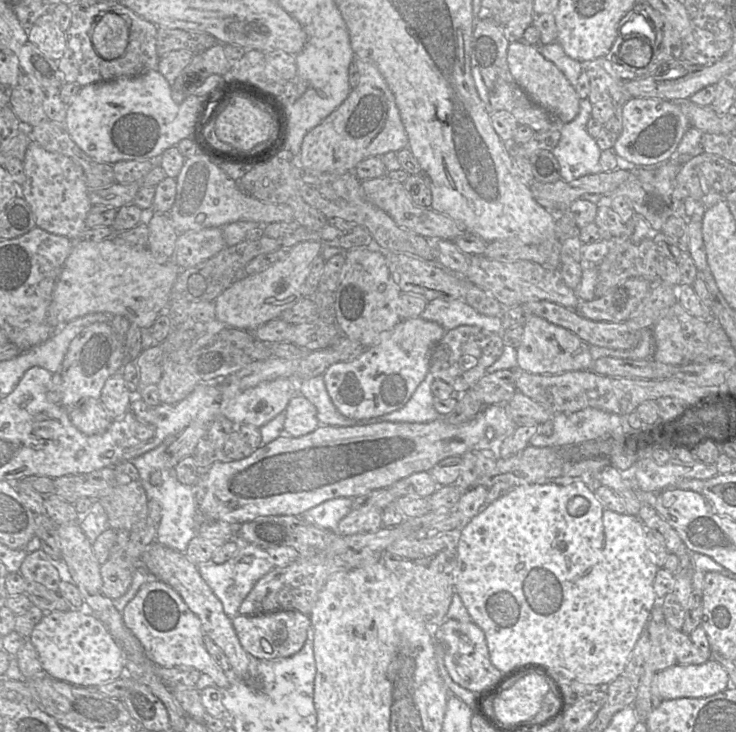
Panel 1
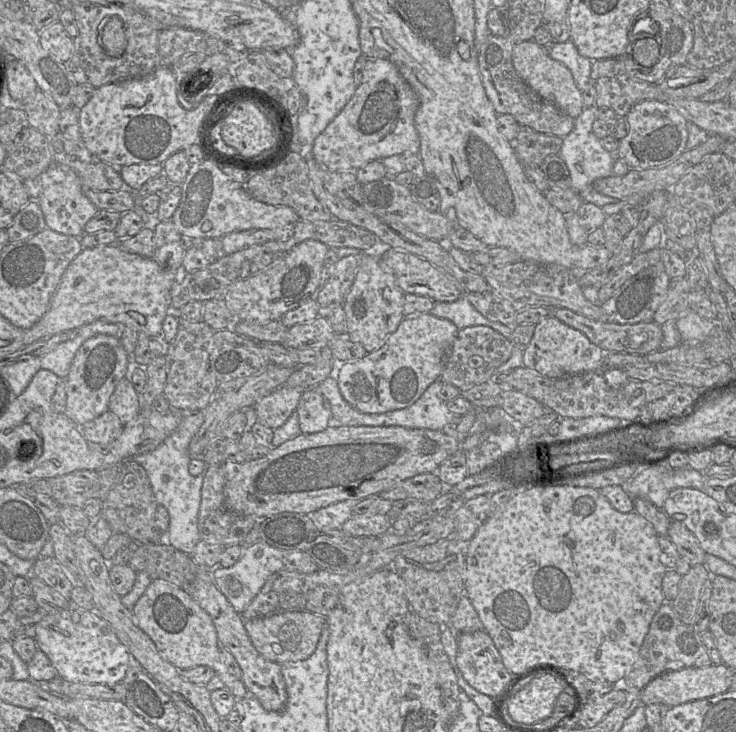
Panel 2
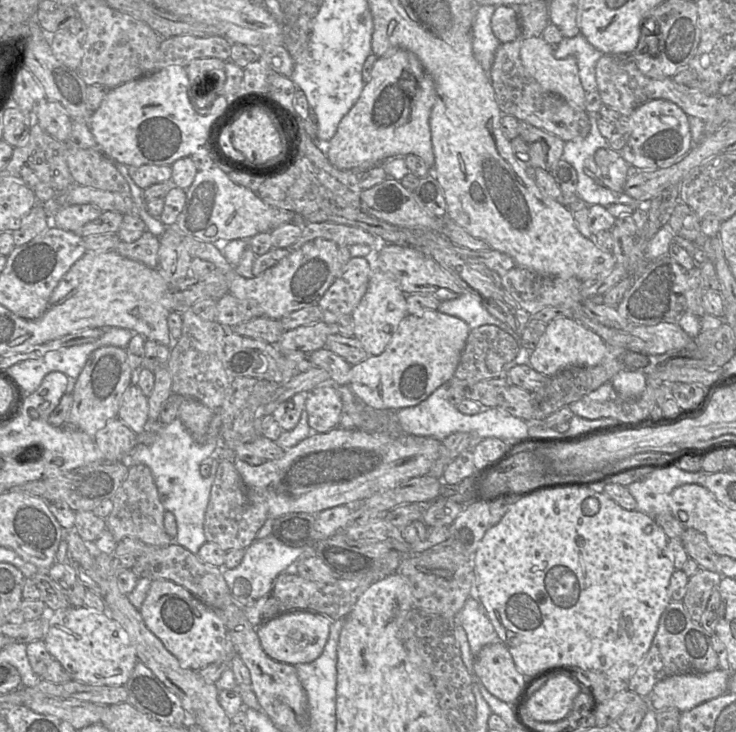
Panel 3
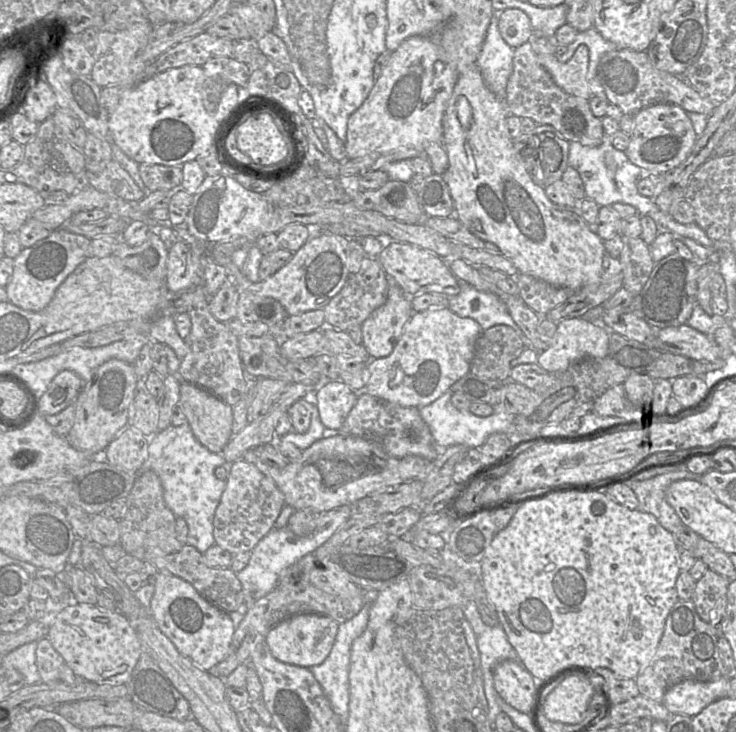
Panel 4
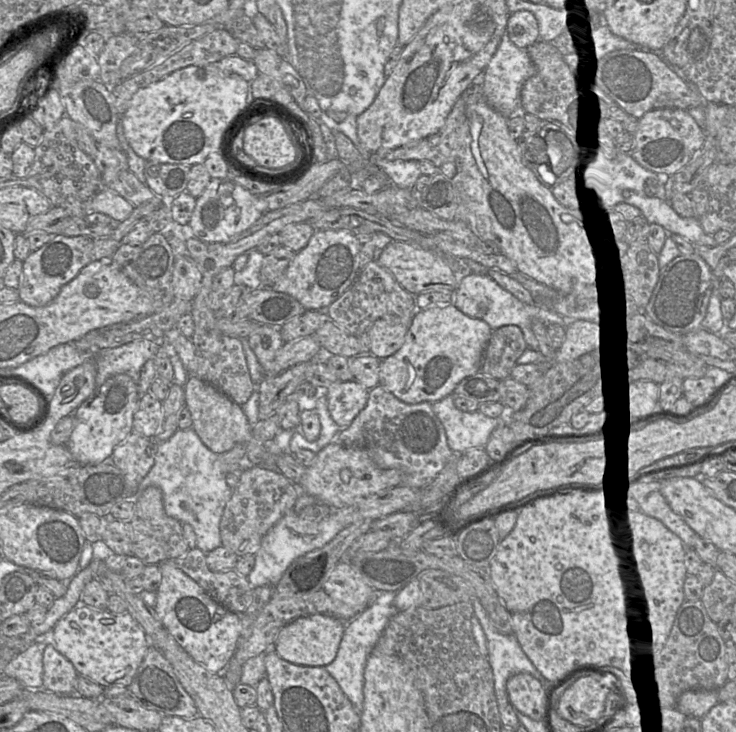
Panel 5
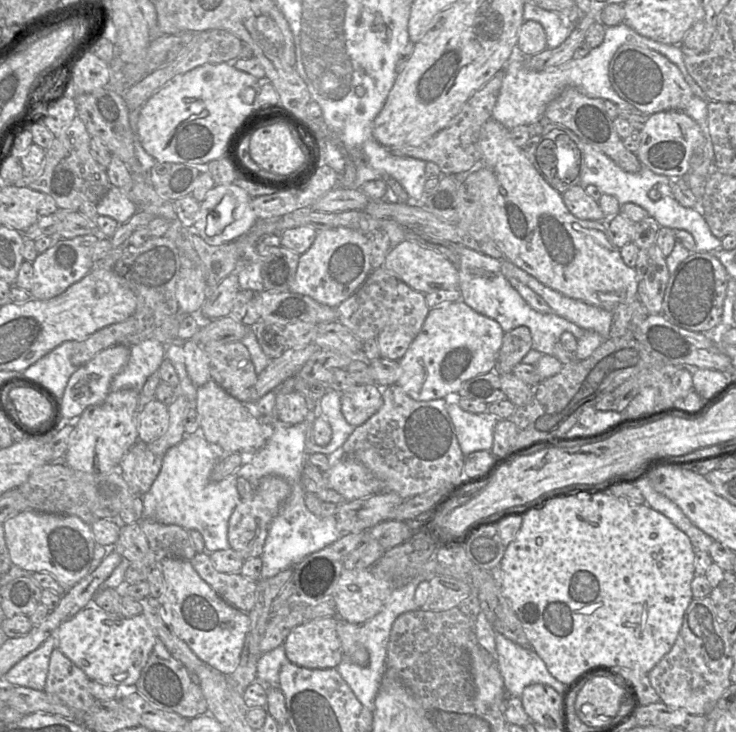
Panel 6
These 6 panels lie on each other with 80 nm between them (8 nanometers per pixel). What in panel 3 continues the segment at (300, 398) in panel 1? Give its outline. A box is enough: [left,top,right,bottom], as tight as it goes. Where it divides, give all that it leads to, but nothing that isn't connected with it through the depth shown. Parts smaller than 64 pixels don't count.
[307,386,343,433]

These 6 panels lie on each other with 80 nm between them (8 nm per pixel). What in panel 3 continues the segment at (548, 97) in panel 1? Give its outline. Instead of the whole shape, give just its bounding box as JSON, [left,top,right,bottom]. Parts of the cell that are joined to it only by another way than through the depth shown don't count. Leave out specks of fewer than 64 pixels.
[520,36,586,110]

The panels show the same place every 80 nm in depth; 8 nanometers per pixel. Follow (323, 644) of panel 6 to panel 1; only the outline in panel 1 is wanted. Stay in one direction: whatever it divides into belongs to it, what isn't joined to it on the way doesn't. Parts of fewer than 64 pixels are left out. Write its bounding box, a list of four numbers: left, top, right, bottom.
[232,610,311,660]

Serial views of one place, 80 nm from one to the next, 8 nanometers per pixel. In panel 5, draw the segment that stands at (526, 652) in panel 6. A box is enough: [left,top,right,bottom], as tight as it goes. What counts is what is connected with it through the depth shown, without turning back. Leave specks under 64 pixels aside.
[472,599,559,708]

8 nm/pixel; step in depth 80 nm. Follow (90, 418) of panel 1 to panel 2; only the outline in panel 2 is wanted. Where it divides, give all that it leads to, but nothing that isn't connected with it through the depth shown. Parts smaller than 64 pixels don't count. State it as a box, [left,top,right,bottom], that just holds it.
[76,410,124,445]

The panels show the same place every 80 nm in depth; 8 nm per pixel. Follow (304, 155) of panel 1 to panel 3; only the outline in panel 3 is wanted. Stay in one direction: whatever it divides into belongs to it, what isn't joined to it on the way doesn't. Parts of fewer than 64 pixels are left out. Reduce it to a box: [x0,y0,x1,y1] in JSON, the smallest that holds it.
[325,49,435,171]

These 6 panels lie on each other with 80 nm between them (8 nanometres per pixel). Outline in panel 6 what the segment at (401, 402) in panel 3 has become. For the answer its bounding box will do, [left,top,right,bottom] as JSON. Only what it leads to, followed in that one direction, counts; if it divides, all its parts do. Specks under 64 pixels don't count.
[396,300,504,401]

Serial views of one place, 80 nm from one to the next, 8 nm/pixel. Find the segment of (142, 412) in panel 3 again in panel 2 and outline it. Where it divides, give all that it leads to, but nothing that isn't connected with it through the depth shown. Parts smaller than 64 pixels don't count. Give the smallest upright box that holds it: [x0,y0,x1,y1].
[108,378,140,425]

